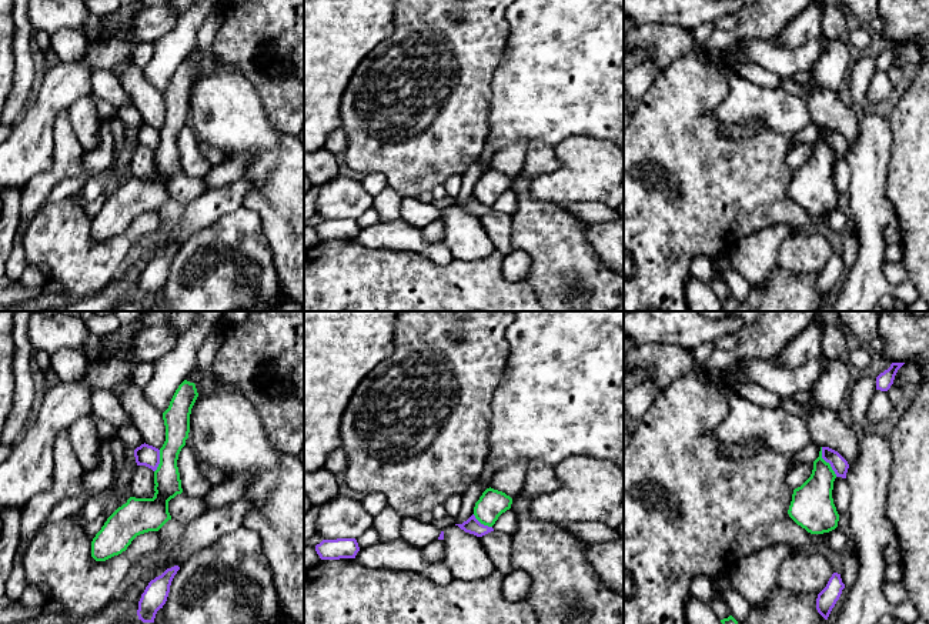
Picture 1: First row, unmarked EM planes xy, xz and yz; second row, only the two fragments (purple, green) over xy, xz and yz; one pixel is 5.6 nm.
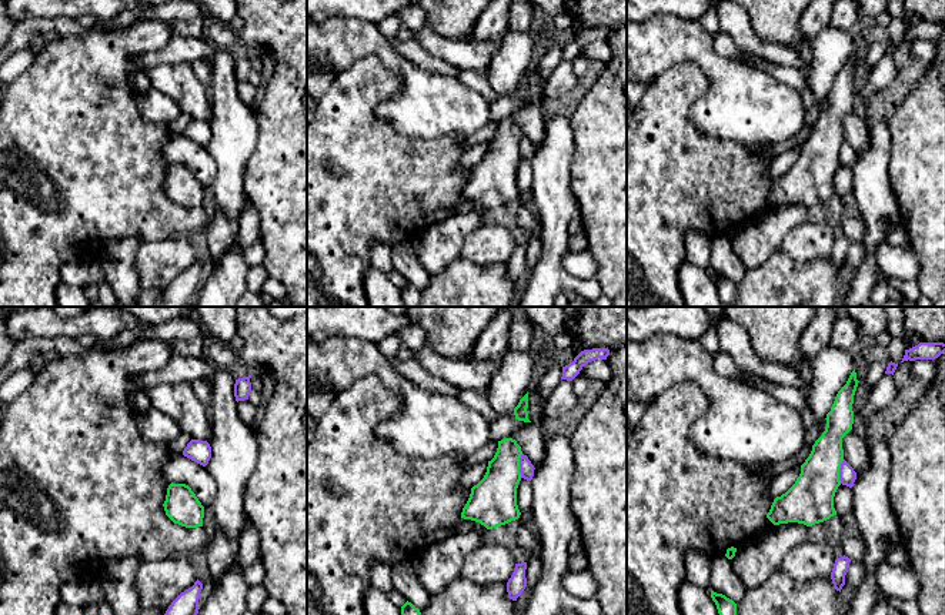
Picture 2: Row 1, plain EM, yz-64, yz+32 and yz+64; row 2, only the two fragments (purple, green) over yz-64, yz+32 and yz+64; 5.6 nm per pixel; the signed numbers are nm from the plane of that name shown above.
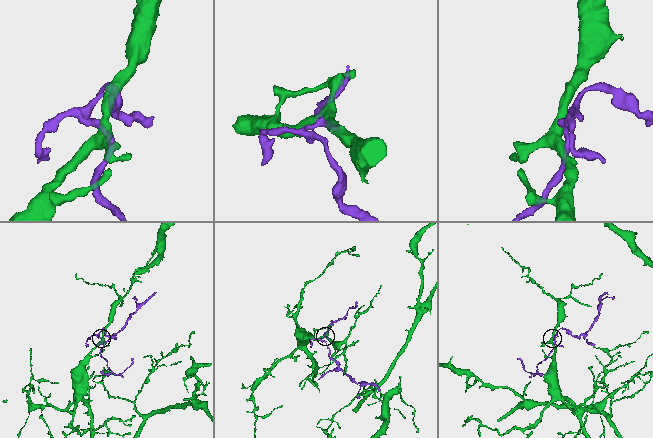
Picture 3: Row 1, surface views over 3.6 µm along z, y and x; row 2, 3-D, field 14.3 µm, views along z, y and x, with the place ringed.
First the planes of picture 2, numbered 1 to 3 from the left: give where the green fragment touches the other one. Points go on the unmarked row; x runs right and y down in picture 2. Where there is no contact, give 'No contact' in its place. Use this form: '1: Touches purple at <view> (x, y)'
1: No contact
2: Touches purple at yz+32 (520, 146)
3: Touches purple at yz+64 (840, 151)

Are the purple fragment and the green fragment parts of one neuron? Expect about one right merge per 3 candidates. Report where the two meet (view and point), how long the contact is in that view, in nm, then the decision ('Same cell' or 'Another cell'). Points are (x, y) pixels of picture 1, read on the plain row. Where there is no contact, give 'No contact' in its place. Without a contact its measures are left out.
Touches purple at yz (826, 142). Shared border 190 nm. Another cell

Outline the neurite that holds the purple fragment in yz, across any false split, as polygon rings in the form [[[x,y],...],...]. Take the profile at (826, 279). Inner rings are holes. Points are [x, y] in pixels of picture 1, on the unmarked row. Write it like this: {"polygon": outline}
{"polygon": [[[833,253],[826,267],[818,274],[816,290],[825,300],[828,300],[843,268],[845,264],[842,263],[841,254]]]}

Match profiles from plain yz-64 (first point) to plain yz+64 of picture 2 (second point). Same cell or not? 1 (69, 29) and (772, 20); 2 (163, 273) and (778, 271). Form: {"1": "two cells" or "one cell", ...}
{"1": "one cell", "2": "two cells"}

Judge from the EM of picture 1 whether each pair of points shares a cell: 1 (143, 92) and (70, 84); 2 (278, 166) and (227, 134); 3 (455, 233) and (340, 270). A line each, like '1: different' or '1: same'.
1: different
2: same
3: different

